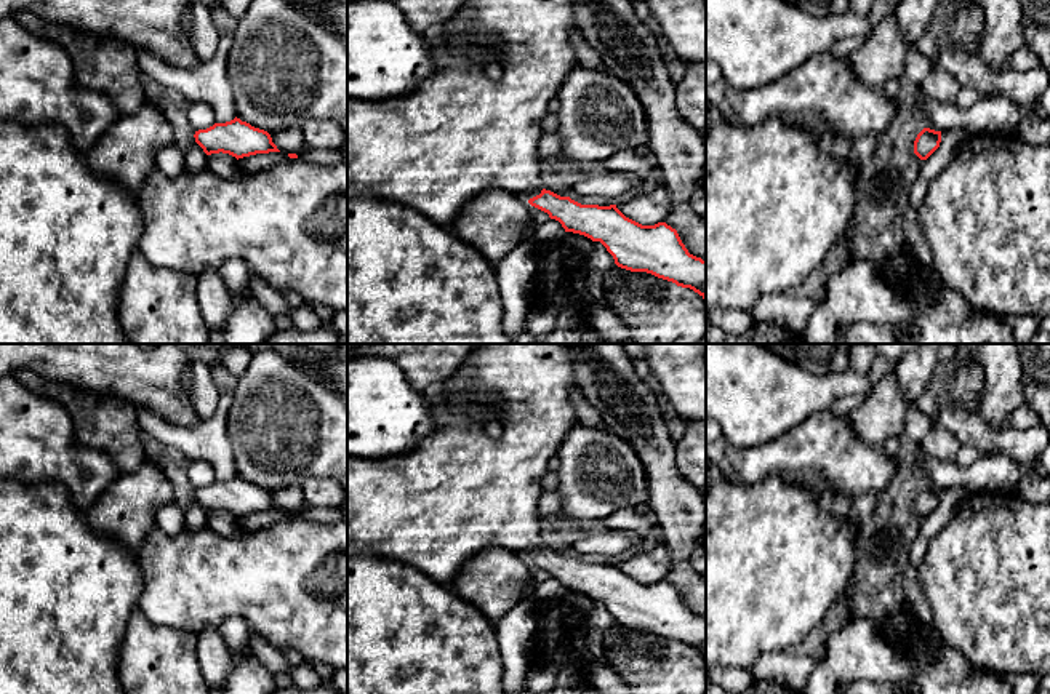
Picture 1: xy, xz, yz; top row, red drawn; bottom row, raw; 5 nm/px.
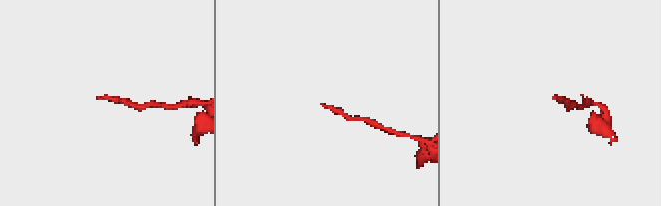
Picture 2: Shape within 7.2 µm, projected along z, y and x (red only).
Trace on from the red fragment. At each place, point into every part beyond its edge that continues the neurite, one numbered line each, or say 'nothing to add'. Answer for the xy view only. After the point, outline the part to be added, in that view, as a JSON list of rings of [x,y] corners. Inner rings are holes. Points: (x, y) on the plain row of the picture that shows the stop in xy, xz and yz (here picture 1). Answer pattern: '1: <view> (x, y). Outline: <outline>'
nothing to add

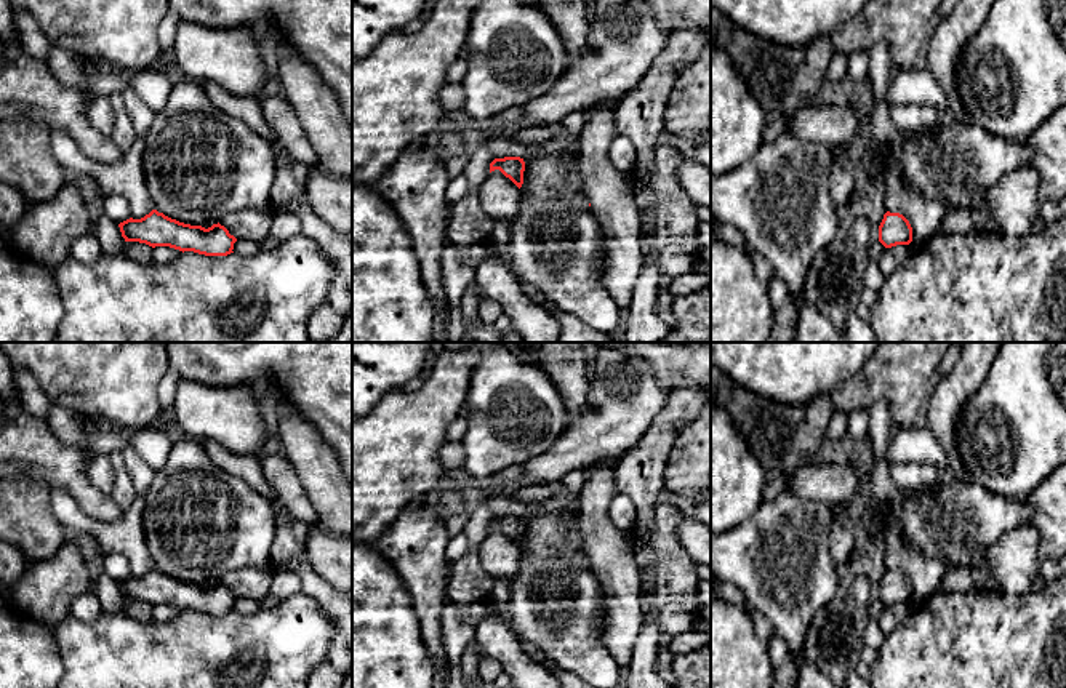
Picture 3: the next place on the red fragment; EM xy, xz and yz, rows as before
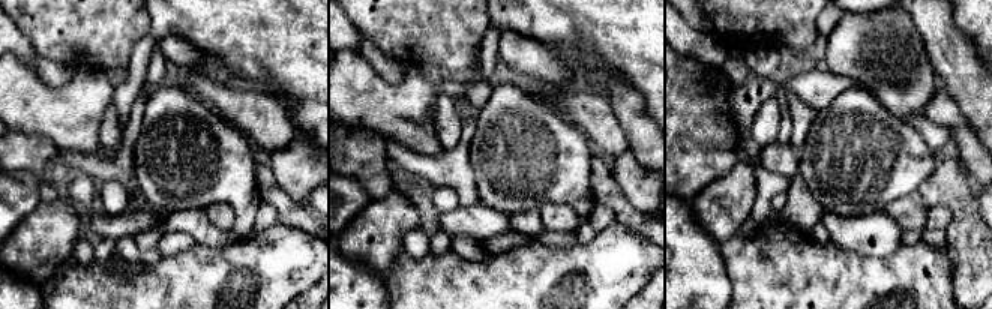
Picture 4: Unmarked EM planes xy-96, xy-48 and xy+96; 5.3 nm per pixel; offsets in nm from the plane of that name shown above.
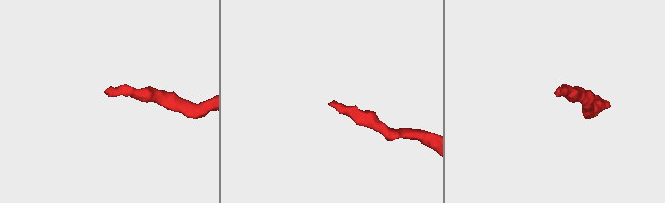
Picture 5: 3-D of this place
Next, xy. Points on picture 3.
nothing to add

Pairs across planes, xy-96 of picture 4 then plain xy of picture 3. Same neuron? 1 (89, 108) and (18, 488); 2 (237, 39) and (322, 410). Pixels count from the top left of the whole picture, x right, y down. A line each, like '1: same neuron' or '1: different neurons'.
1: different neurons
2: same neuron

